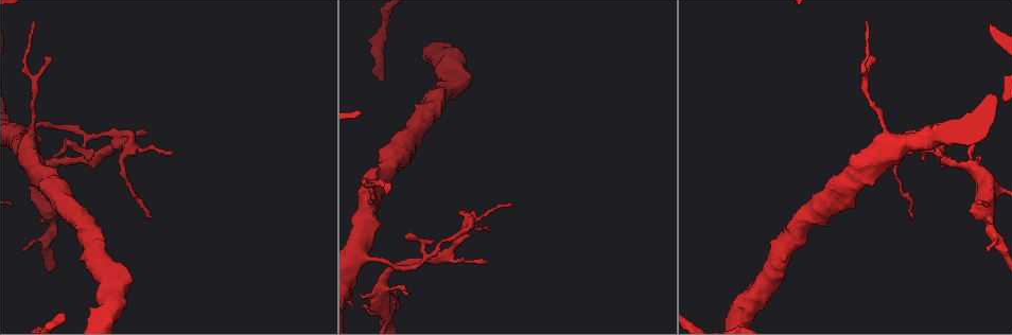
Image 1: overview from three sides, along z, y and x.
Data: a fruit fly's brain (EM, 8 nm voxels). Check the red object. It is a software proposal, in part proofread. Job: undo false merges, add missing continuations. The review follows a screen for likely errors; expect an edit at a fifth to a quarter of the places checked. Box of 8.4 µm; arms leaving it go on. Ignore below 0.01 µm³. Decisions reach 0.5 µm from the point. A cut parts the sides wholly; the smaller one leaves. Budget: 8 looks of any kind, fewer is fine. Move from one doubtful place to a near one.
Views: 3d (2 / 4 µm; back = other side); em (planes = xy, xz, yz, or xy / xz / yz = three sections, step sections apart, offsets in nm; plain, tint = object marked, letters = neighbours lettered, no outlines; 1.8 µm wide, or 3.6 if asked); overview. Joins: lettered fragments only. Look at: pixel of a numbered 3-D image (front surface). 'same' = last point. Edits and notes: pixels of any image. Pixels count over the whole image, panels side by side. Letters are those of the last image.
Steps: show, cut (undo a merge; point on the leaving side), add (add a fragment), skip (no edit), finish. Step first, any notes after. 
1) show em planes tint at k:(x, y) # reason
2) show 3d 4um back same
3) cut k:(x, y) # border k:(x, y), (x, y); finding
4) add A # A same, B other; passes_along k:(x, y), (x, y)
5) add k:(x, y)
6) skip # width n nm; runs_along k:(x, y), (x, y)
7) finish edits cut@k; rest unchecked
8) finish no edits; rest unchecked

show 3d 2um at 1:(172, 154) # an open end

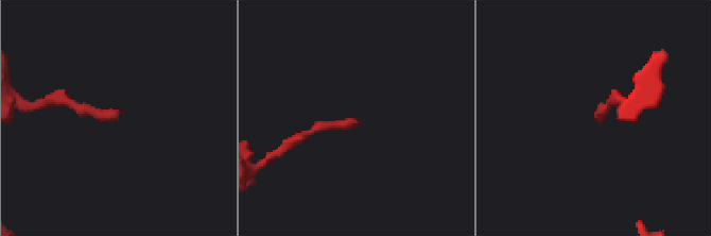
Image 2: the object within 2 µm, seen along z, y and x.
show em planes letters at 2:(355, 120)

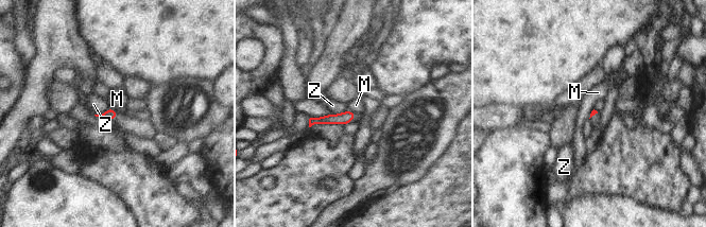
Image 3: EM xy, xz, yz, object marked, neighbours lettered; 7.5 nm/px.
skip # M other, Z other; runs_along 3:(351, 115), (343, 119), (311, 122); no lettered fragment goes on from it

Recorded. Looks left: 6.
show em yz step 16 tint at 1:(405, 295) # tapers out

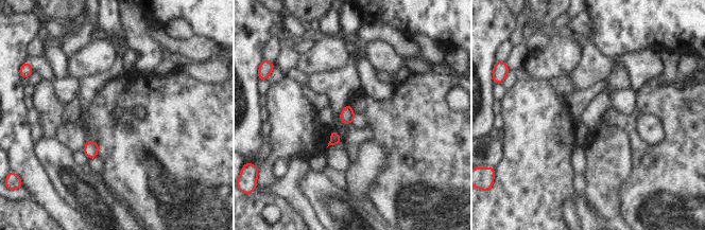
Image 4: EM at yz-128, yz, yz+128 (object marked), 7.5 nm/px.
show em planes letters same # another direction

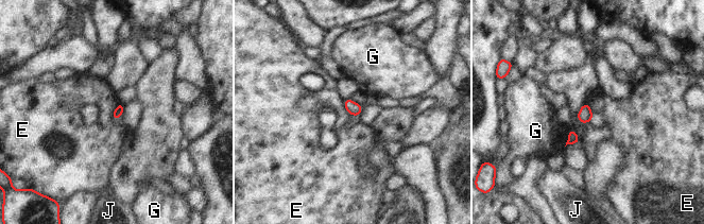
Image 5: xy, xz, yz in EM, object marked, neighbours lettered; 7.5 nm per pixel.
skip # longest_contact E 150 nm; E other, G other, J other; border 5:(119, 102), (113, 114), (114, 120); none of them fits

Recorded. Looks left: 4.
show em planes tint at 1:(23, 252) # free end

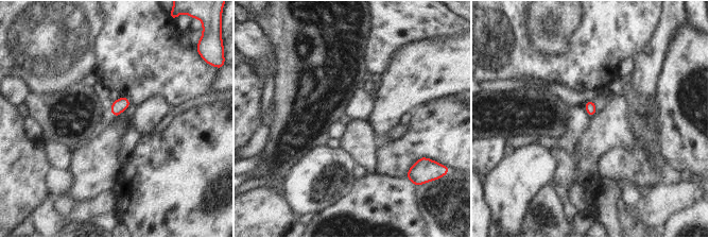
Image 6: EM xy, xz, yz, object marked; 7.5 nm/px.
show em planes letters same

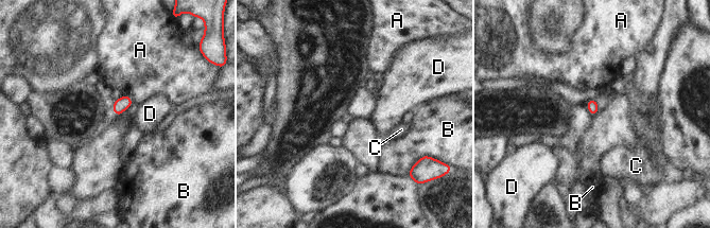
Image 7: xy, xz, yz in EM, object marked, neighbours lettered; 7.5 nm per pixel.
skip # A other, B other, C other, D other; border 7:(123, 94), (127, 95), (133, 102); no lettered fragment goes on from it

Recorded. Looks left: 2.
finish no edits; rest unchecked

